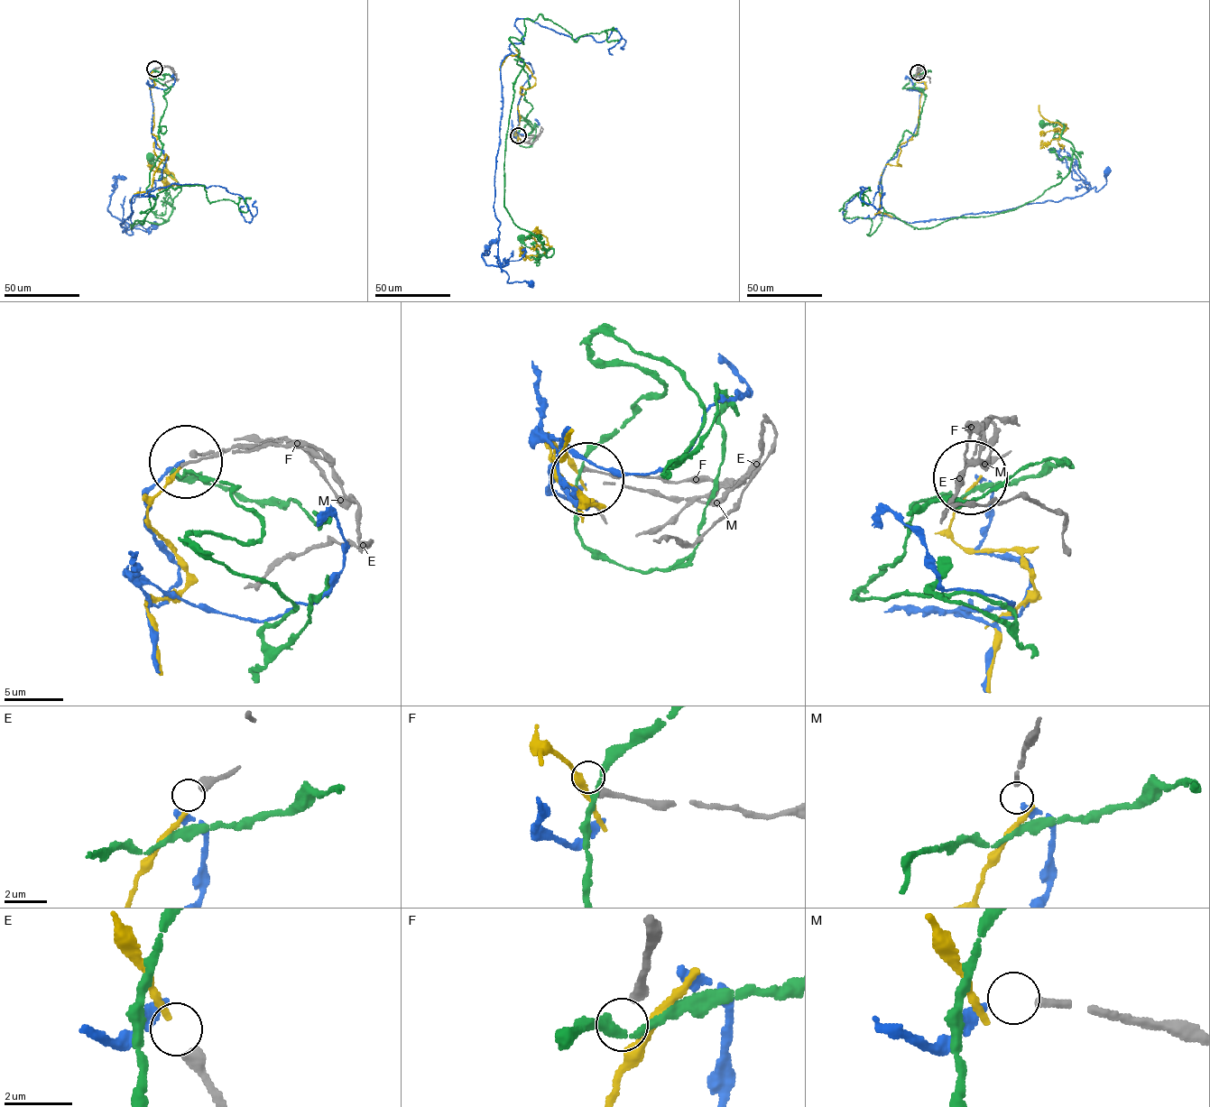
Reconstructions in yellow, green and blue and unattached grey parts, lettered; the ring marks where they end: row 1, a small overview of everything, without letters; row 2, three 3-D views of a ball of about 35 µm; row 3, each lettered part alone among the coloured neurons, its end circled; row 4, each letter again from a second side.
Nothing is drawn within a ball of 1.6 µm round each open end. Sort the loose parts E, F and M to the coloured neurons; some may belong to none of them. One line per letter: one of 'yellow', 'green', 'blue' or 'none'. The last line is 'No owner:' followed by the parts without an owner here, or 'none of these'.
E: yellow
F: none
M: blue
No owner: F

